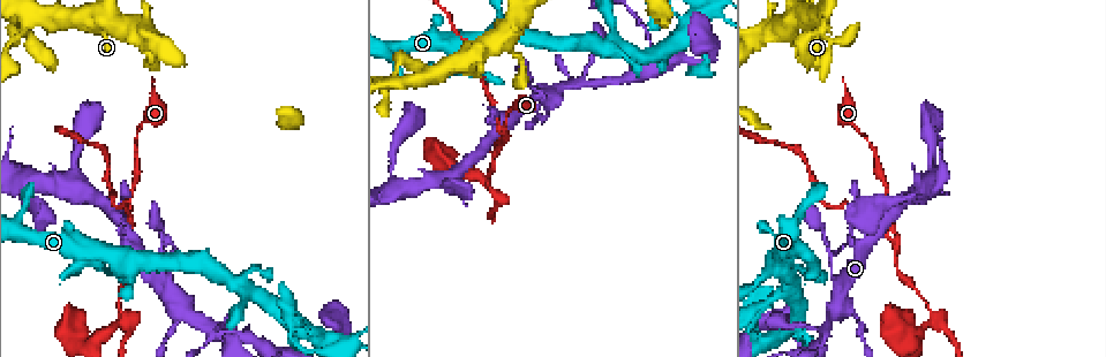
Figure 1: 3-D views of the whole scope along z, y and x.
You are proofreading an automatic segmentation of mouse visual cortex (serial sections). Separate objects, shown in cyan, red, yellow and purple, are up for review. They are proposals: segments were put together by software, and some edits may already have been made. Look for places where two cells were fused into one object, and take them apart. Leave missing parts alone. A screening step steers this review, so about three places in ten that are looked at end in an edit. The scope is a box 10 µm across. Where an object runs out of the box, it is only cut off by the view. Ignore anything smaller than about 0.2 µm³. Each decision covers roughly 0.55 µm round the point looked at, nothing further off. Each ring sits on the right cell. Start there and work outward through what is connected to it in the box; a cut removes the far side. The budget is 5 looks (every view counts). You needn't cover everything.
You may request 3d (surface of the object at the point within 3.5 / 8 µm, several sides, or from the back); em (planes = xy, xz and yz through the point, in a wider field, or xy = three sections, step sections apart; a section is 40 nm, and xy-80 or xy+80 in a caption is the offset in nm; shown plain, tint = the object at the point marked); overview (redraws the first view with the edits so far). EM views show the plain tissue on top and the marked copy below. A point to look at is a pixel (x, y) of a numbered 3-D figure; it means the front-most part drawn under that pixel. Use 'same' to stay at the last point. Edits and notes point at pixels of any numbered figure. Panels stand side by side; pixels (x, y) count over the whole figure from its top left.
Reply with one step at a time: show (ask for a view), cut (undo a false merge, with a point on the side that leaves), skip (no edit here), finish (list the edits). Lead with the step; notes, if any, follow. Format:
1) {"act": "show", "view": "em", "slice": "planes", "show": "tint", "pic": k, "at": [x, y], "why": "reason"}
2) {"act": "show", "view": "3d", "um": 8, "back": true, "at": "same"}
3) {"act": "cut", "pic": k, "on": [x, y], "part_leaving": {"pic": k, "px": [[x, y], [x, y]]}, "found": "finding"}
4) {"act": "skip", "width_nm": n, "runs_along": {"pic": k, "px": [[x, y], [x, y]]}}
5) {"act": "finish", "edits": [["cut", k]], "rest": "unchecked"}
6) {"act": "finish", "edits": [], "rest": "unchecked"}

{"act": "show", "view": "3d", "um": 3.5, "pic": 1, "at": [26, 26], "why": "four arms meet"}

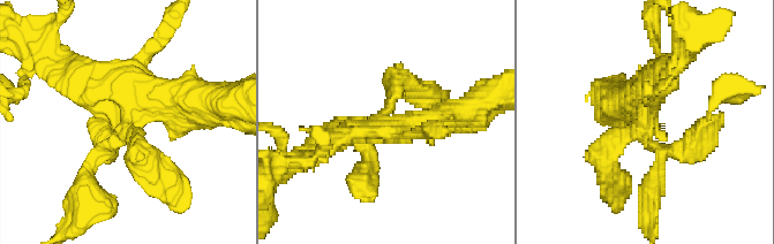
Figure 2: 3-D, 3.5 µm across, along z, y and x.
{"act": "show", "view": "em", "slice": "planes", "show": "tint", "pic": 2, "at": [647, 123], "why": "shape alone is not enough"}

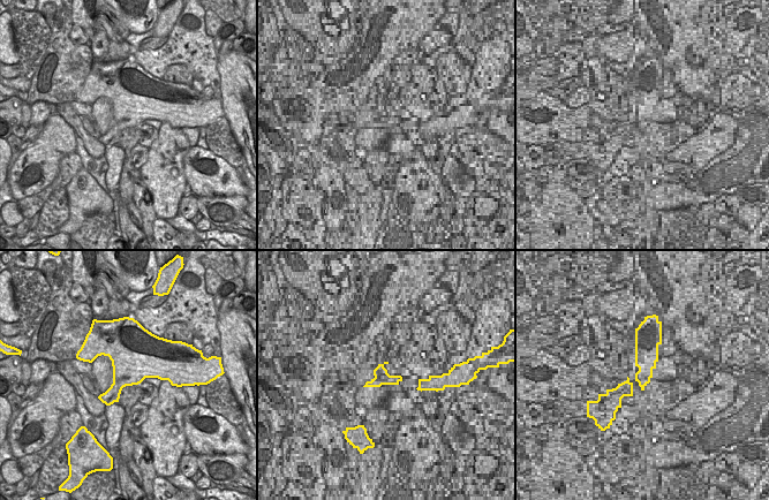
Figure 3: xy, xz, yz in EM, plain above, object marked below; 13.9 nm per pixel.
{"act": "skip", "runs_along": {"pic": 2, "px": [[190, 100], [152, 97], [84, 177]]}, "found": "continuous, no second cell"}

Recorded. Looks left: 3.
{"act": "show", "view": "3d", "um": 8, "pic": 1, "at": [891, 225], "why": "sharp bend"}

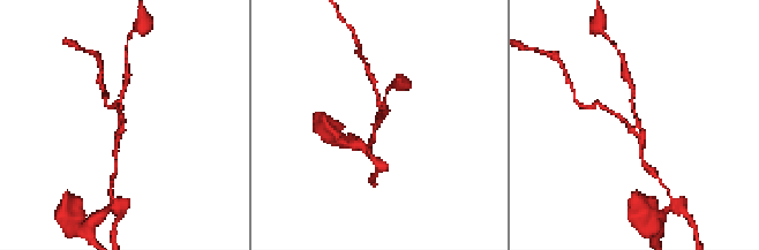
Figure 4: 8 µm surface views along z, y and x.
{"act": "show", "view": "em", "slice": "xy", "step": 5, "show": "tint", "at": "same"}

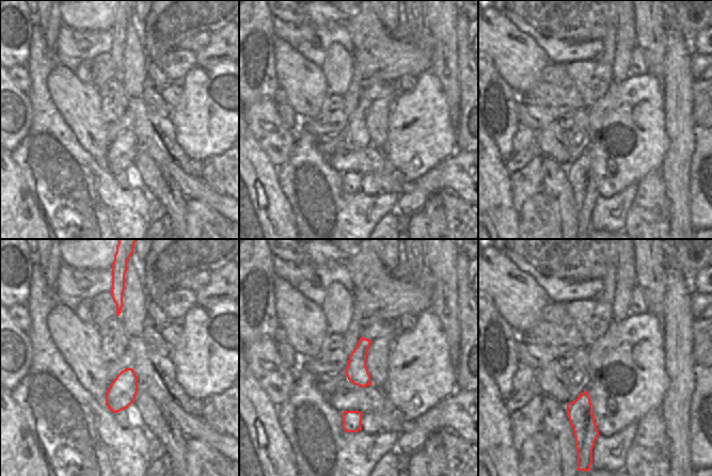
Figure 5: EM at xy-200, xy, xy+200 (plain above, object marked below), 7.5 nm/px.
{"act": "cut", "pic": 4, "on": [119, 201], "width_nm": 160, "part_leaving": {"pic": 4, "px": [[118, 141], [115, 172], [111, 181]]}, "found": "two cells meet here"}

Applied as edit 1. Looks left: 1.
{"act": "finish", "edits": [["cut", 4]], "rest": "unchecked"}

